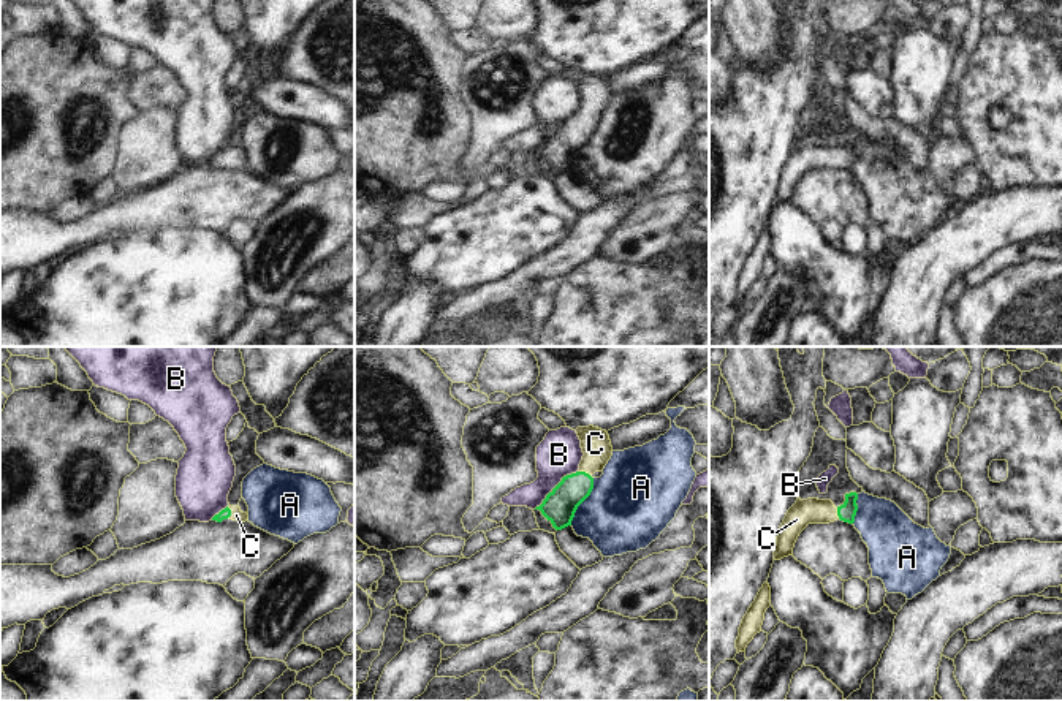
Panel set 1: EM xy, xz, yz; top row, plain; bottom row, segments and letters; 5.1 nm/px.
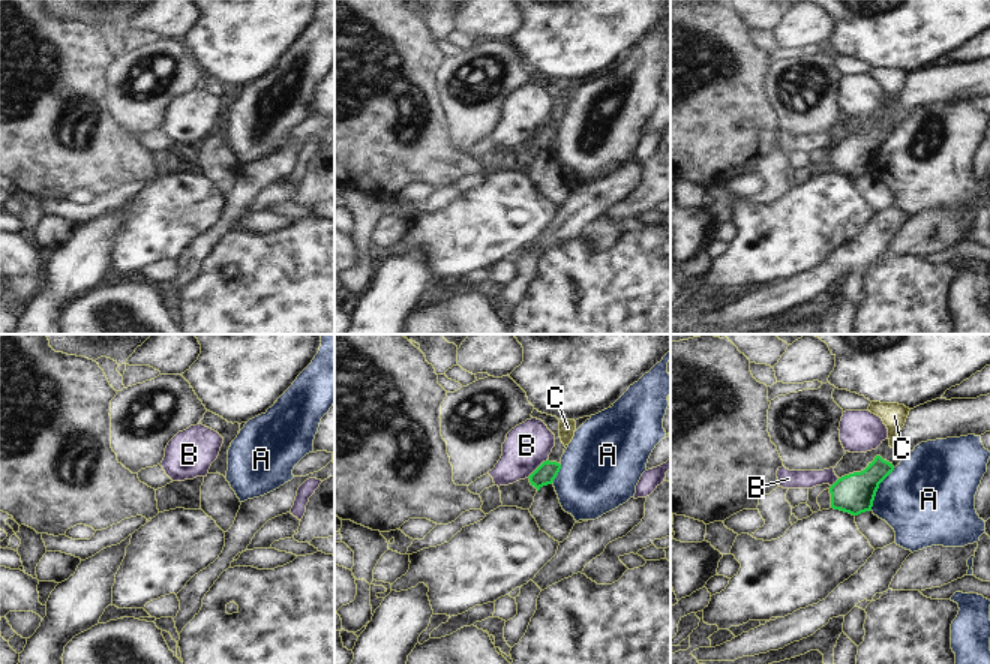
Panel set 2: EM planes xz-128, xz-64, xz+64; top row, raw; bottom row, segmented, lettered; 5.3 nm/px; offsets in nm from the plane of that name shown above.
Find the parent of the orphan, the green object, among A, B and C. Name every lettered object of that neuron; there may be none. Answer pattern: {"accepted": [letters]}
{"accepted": ["C"]}

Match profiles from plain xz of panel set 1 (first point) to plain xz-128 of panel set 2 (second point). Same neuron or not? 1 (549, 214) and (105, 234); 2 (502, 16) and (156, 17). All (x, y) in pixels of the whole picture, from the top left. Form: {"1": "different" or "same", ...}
{"1": "different", "2": "same"}

